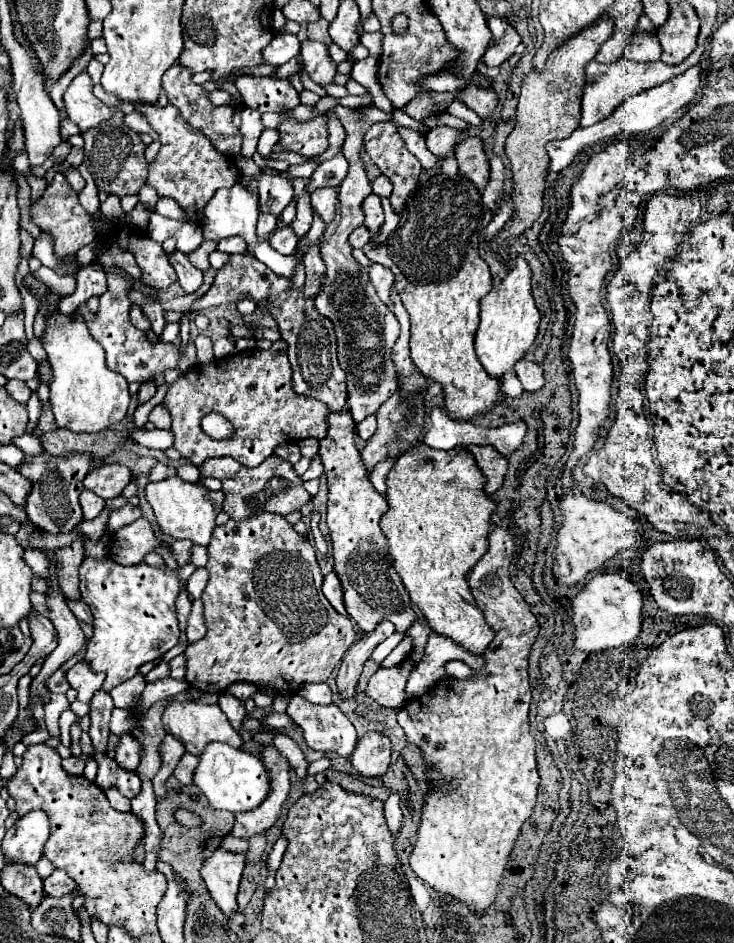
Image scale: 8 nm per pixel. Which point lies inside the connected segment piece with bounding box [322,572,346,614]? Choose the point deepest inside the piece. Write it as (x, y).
(332, 590)

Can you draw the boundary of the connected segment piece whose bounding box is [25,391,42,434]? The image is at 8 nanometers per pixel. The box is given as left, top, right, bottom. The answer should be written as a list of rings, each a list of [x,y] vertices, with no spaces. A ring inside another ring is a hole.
[[[36,391],[32,393],[30,399],[28,400],[26,409],[28,411],[29,421],[25,433],[31,434],[42,411],[41,402]]]

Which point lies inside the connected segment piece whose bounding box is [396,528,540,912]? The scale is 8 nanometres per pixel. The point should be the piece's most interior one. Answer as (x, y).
(482, 779)

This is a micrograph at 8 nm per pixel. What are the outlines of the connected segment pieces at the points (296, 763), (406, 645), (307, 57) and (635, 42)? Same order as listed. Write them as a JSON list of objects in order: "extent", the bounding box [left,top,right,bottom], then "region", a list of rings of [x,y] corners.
[{"extent":[270,730,308,778],"region":[[[272,730],[270,734],[274,736],[274,746],[278,748],[278,752],[280,752],[284,758],[288,758],[288,762],[292,764],[292,768],[296,770],[296,774],[298,774],[300,778],[304,778],[306,768],[308,768],[308,762],[306,762],[306,758],[304,758],[302,750],[298,748],[298,744],[296,744],[288,734],[284,734],[284,732]]]},{"extent":[380,636,412,668],"region":[[[404,636],[404,640],[380,662],[380,668],[394,668],[394,666],[400,666],[400,664],[406,660],[406,656],[408,656],[410,650],[412,650],[412,640],[410,640],[408,636]]]},{"extent":[300,40,336,84],"region":[[[304,40],[300,46],[300,54],[302,54],[302,62],[308,68],[310,78],[316,84],[326,84],[332,82],[334,74],[336,74],[336,66],[328,54],[328,46],[316,40]]]},{"extent":[626,14,662,62],"region":[[[642,14],[638,20],[638,26],[632,34],[626,56],[636,62],[658,62],[660,54],[662,54],[662,48],[656,38],[656,28],[650,22],[650,18],[646,14]]]}]

